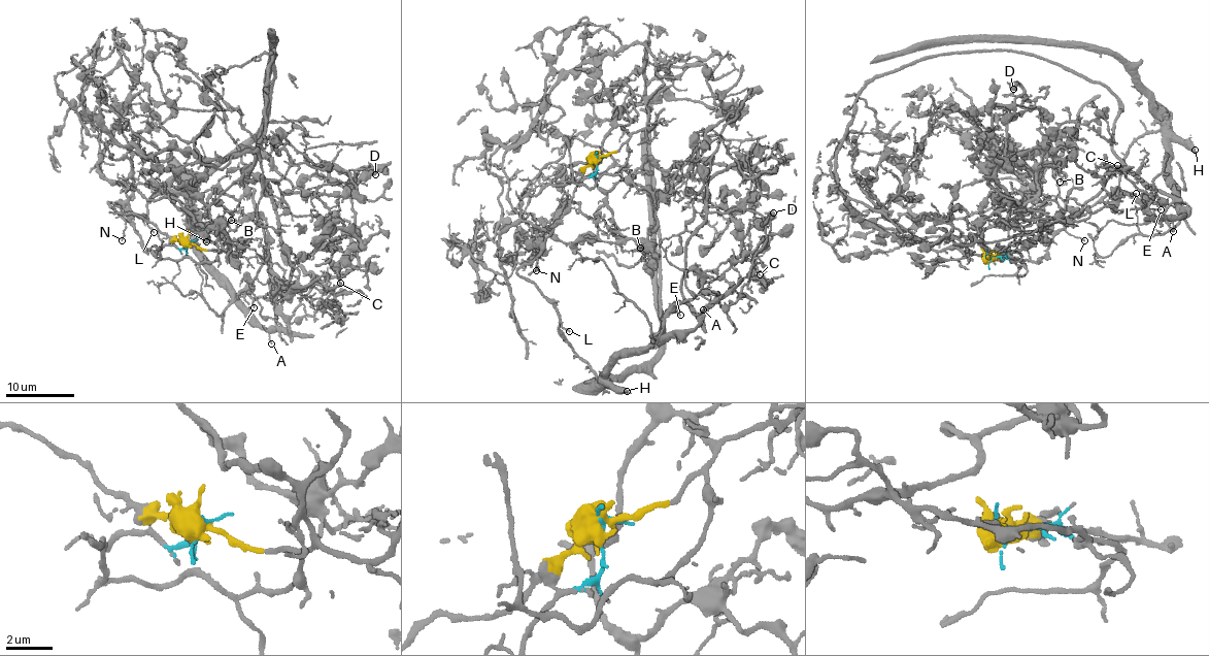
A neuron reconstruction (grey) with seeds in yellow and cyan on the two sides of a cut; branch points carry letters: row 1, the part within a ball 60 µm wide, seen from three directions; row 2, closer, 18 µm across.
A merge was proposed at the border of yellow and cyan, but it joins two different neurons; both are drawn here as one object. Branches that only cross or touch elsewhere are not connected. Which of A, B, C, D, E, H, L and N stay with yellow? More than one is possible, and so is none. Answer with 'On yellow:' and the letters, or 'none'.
On yellow: B, C, D, E

